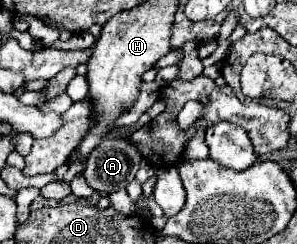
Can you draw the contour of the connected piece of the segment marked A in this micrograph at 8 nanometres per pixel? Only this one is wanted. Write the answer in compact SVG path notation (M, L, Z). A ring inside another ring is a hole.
M106 139L90 153L86 161L86 183L102 193L126 189L140 169L140 161L142 157L130 141Z

